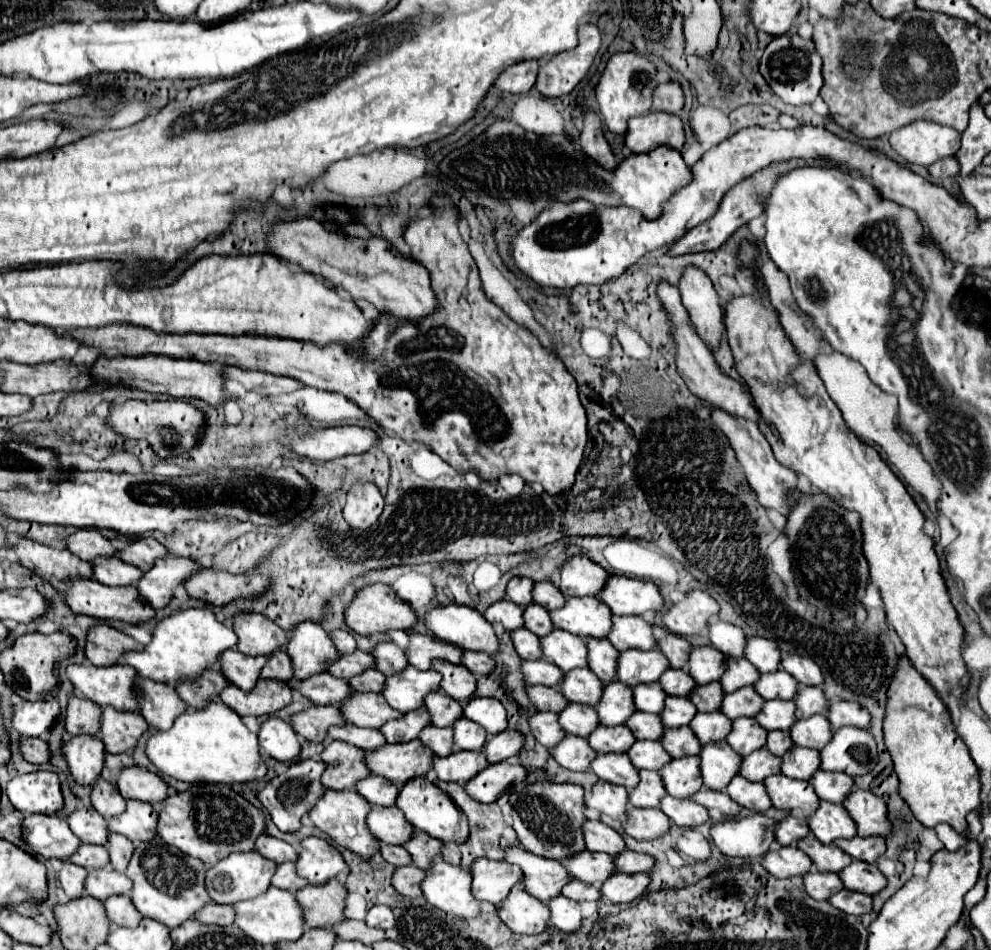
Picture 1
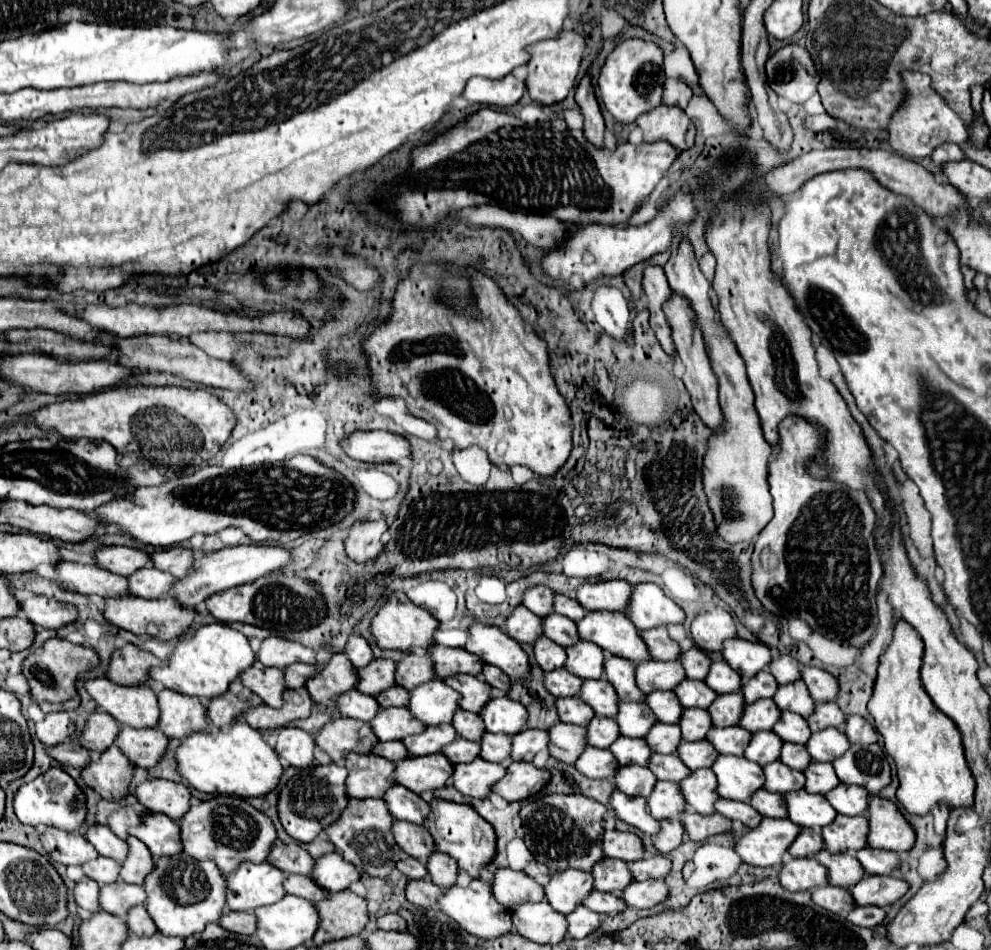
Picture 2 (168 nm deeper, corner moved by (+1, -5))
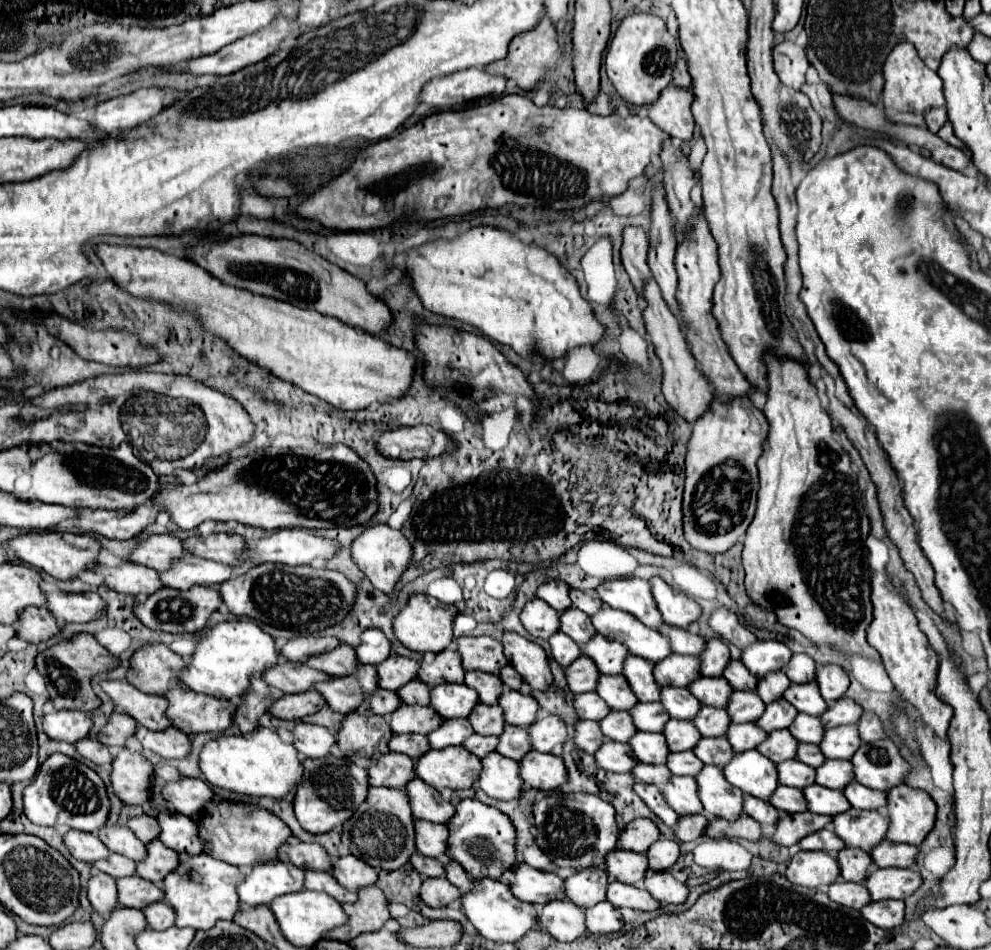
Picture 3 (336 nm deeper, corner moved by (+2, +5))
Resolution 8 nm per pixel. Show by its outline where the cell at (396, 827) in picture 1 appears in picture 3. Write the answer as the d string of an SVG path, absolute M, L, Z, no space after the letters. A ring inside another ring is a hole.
M417 820L415 822L415 834L417 834L417 850L423 856L431 856L437 858L441 854L445 854L447 850L447 826L445 824L433 824L433 822L423 822Z

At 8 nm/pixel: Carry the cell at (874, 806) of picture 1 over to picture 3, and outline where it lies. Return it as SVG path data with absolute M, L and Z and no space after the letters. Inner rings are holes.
M901 784L887 792L887 800L889 800L887 810L889 810L889 820L891 820L887 840L903 842L903 844L921 844L927 838L927 834L933 830L933 824L935 824L937 806L933 798L925 790Z

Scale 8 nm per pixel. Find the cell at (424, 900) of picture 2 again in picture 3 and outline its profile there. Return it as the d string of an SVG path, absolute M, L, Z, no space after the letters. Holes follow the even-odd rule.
M445 876L427 878L427 882L423 882L423 886L421 886L421 898L431 908L443 908L443 906L449 906L451 902L459 900L461 892L459 892L459 888L451 886L451 882L447 882Z

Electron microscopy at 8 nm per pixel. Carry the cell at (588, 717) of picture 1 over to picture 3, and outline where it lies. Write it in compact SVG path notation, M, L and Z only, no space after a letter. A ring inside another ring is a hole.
M613 710L609 716L605 716L601 722L601 730L609 740L615 742L629 742L631 734L635 734L635 724L631 722L629 712L617 712Z

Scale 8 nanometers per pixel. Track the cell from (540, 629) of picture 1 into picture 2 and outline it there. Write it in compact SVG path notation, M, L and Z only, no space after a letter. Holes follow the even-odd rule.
M556 612L548 614L542 618L542 634L548 636L550 640L554 640L560 646L570 646L572 642L578 640L578 632L576 632L576 624Z

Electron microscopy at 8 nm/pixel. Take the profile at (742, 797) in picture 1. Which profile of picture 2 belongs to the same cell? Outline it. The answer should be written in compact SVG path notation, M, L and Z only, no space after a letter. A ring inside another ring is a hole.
M764 788L756 790L750 798L750 806L762 814L762 816L770 816L770 818L784 818L788 812L786 812L786 804L784 804L784 798L782 794L774 794L774 792L768 792Z

